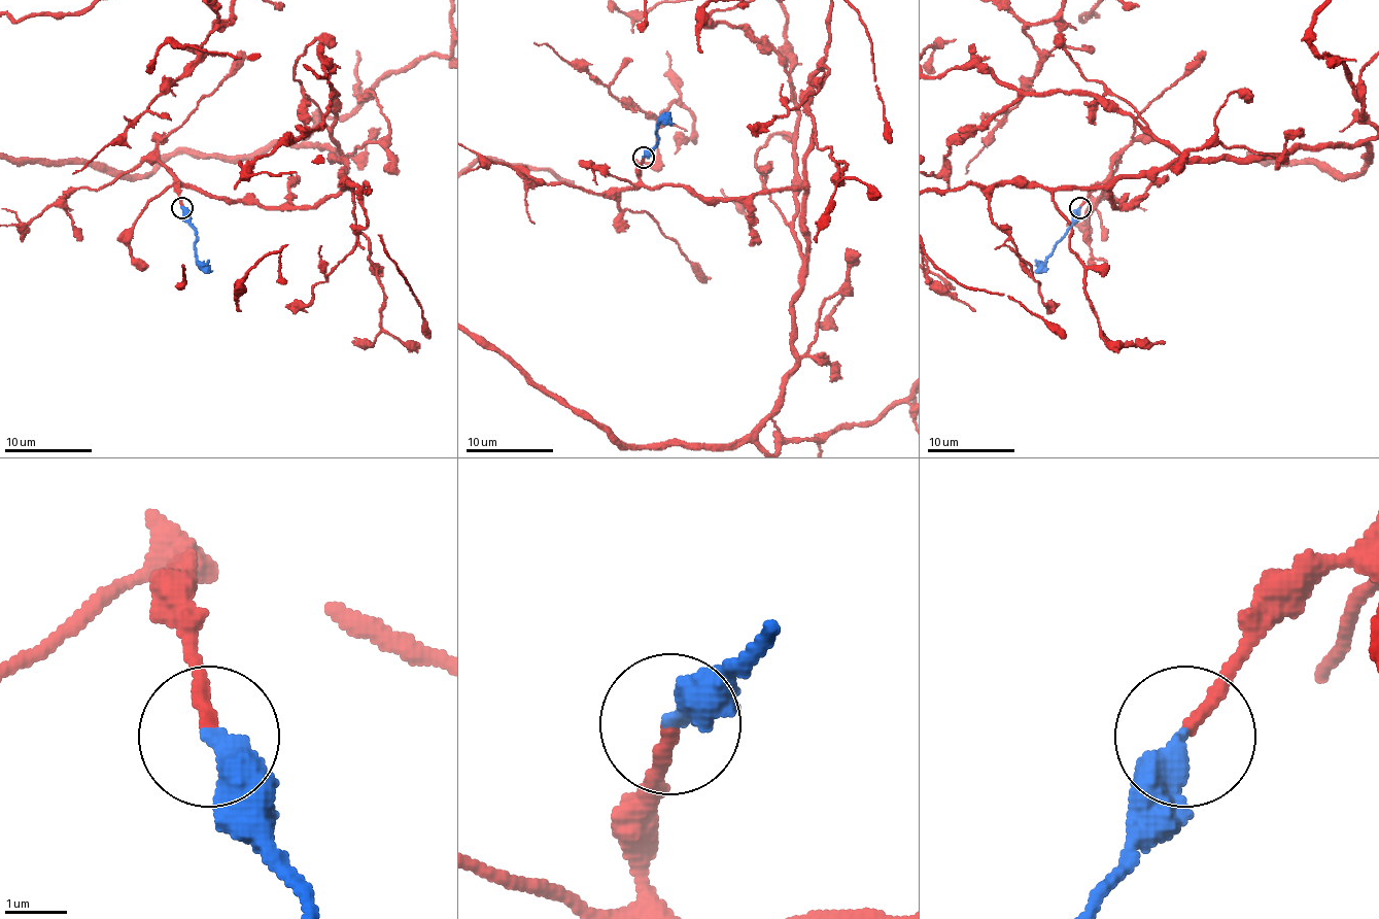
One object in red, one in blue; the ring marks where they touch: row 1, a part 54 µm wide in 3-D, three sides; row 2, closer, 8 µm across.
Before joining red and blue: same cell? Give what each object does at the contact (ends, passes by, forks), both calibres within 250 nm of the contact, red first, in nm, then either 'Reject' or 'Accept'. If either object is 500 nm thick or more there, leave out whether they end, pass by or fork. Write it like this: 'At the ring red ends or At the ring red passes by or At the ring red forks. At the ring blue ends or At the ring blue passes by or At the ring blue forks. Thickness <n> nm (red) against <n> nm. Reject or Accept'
At the ring red ends. At the ring blue ends. Thickness 200 nm (red) against 440 nm. Accept

